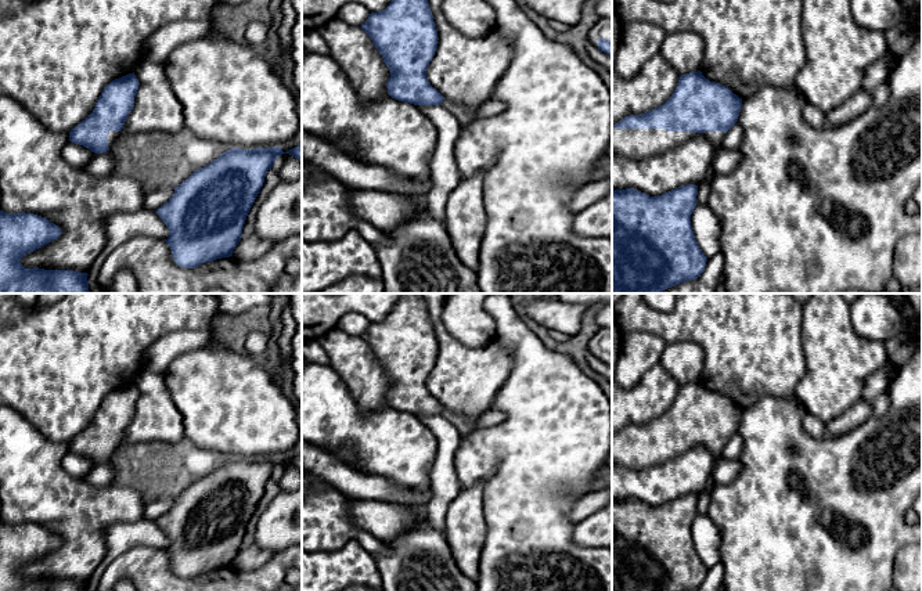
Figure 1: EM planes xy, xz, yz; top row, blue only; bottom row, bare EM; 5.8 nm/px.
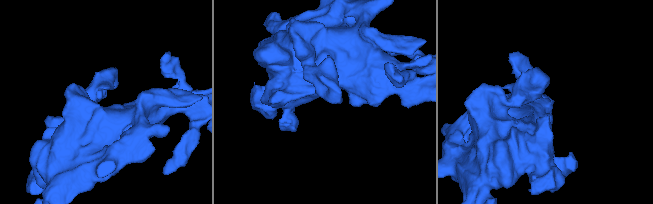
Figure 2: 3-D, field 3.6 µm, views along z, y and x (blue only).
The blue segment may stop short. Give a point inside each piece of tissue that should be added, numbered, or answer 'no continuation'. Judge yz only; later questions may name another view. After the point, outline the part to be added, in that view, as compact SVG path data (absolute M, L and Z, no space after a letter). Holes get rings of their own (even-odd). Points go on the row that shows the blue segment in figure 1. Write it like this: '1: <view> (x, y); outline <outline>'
1: yz (631, 143); outline M612 129L612 148L631 159L644 159L655 154L662 154L673 147L702 134L707 137L714 149L721 145L724 131L667 131L665 129Z

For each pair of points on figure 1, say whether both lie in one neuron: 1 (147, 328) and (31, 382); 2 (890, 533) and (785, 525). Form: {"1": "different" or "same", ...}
{"1": "same", "2": "same"}

